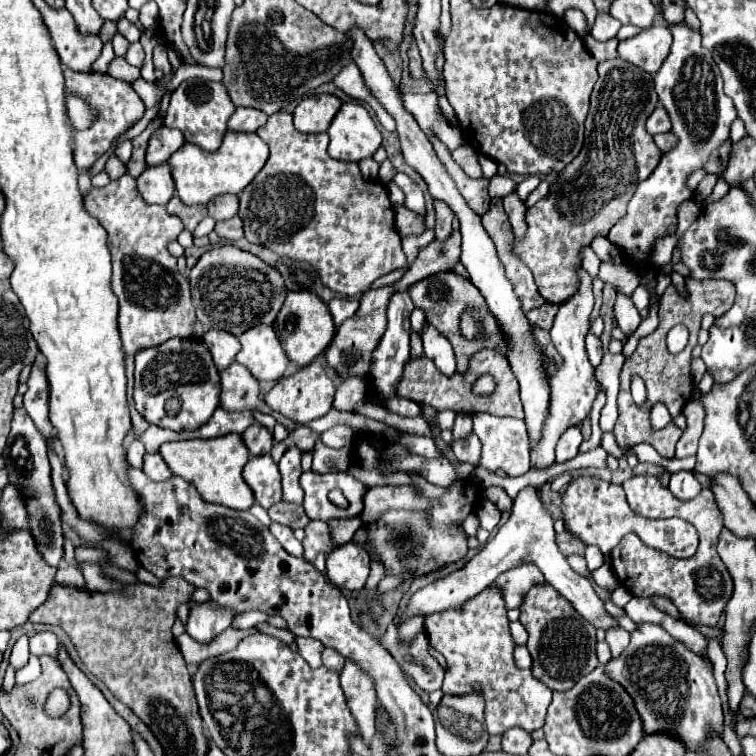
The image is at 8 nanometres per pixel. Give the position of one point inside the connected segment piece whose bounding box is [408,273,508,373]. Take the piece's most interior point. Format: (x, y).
(443, 297)

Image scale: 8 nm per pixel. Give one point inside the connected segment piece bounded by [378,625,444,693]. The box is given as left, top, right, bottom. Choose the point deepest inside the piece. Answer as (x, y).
(414, 659)

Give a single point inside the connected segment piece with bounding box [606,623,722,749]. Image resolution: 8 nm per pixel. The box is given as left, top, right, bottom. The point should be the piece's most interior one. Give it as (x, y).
(669, 683)

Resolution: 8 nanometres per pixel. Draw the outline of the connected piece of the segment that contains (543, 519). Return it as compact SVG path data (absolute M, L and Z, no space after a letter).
M526 487L518 493L518 497L514 499L514 507L512 507L512 515L510 519L498 529L498 533L494 535L494 539L490 539L464 567L452 571L450 575L442 577L442 579L436 579L434 583L422 587L420 591L416 591L404 613L400 615L400 623L404 623L406 619L410 617L416 617L416 615L432 615L432 613L440 613L440 611L446 611L446 609L454 609L462 605L462 601L468 601L472 599L474 595L478 595L482 589L486 589L488 585L494 583L494 579L516 567L518 563L536 563L538 569L544 573L546 581L564 597L572 603L572 607L586 619L590 621L596 629L612 629L612 627L618 627L618 621L604 609L604 601L594 593L590 581L582 575L578 575L576 571L572 571L572 567L568 565L566 557L560 553L558 545L554 543L554 527L552 527L552 519L548 515L548 511L544 509L542 505L542 499L540 499L540 493L536 487Z

